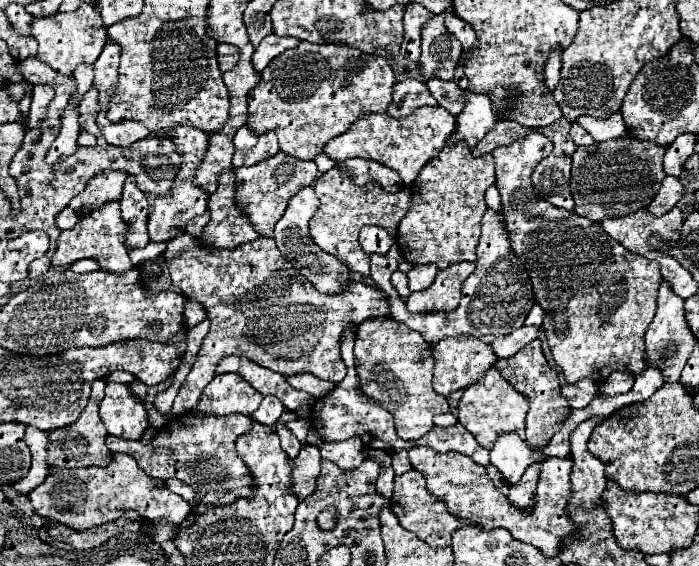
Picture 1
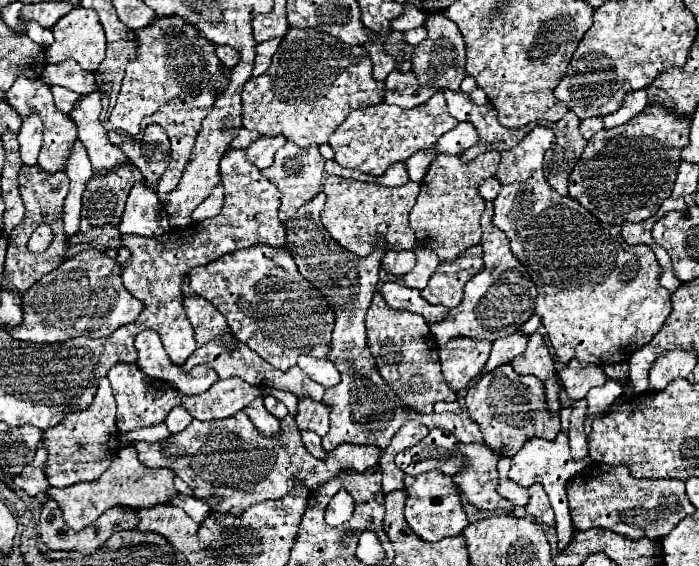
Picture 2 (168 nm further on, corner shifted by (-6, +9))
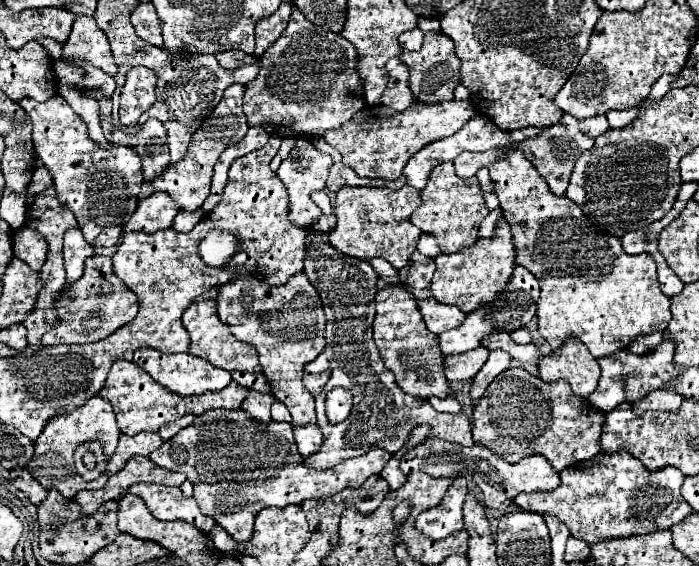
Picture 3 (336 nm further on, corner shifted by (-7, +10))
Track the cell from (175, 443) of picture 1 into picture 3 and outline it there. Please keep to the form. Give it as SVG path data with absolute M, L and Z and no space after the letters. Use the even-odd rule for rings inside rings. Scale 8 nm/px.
M211 409L181 429L173 439L165 441L149 459L165 469L181 471L195 485L193 497L201 513L213 517L237 543L247 543L253 535L255 515L265 507L299 505L305 499L321 499L335 495L347 487L363 485L371 475L379 475L391 459L385 449L371 449L369 453L341 461L333 469L317 471L303 465L293 439L291 423L263 423L253 419L247 411Z

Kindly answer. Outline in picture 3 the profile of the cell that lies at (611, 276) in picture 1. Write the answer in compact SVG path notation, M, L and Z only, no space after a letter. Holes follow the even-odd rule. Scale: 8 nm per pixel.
M521 149L507 151L503 159L489 167L489 171L493 191L501 203L501 211L511 225L513 241L517 247L515 261L517 265L529 269L541 283L541 297L537 301L539 333L551 345L551 349L557 349L569 335L575 335L585 343L591 355L599 359L619 349L627 349L637 335L651 333L653 329L667 329L671 321L671 301L659 289L657 269L651 255L623 253L621 239L599 231L573 201L557 197L549 191L547 181L525 159Z

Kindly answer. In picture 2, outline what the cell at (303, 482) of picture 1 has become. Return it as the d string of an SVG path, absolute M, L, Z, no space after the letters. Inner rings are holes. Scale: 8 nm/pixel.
M306 430L306 432L302 432L302 442L304 442L306 450L308 450L314 458L318 458L318 460L326 458L328 452L322 448L322 444L320 444L320 436L318 436L318 434L312 434L310 430Z

